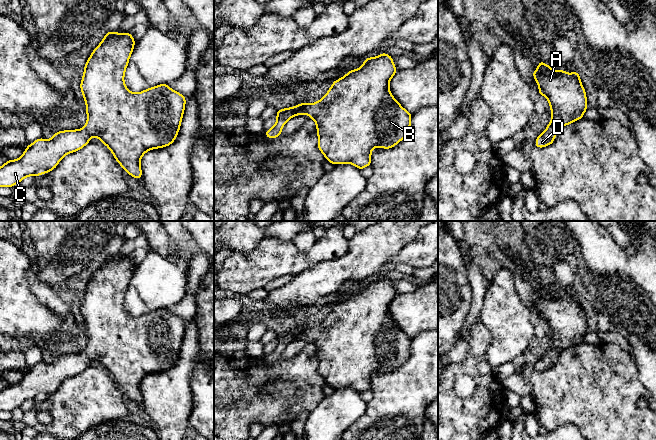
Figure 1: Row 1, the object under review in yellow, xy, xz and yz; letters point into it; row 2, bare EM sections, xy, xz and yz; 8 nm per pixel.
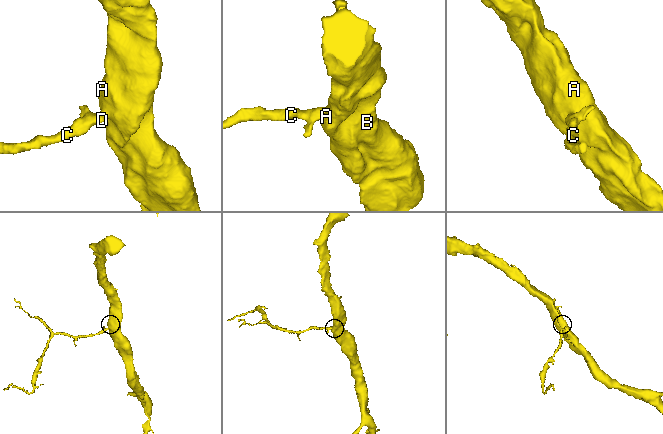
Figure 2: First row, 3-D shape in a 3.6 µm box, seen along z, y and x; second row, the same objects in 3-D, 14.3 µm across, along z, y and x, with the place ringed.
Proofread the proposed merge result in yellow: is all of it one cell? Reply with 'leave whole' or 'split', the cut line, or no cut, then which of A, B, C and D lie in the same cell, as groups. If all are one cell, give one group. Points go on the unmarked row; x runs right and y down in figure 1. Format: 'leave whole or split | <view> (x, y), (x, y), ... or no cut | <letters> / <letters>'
leave whole | no cut | A B C D

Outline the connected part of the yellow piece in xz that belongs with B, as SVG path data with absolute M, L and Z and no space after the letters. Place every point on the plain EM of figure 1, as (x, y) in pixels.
M387 277L367 282L360 292L351 294L344 301L334 305L321 324L312 328L300 327L294 331L278 334L276 337L277 345L270 354L264 356L265 360L270 363L280 360L283 350L290 342L307 338L316 346L318 373L327 385L334 389L350 387L360 394L370 390L373 372L392 372L404 363L410 355L412 338L399 328L389 313L389 306L397 295L393 282Z

